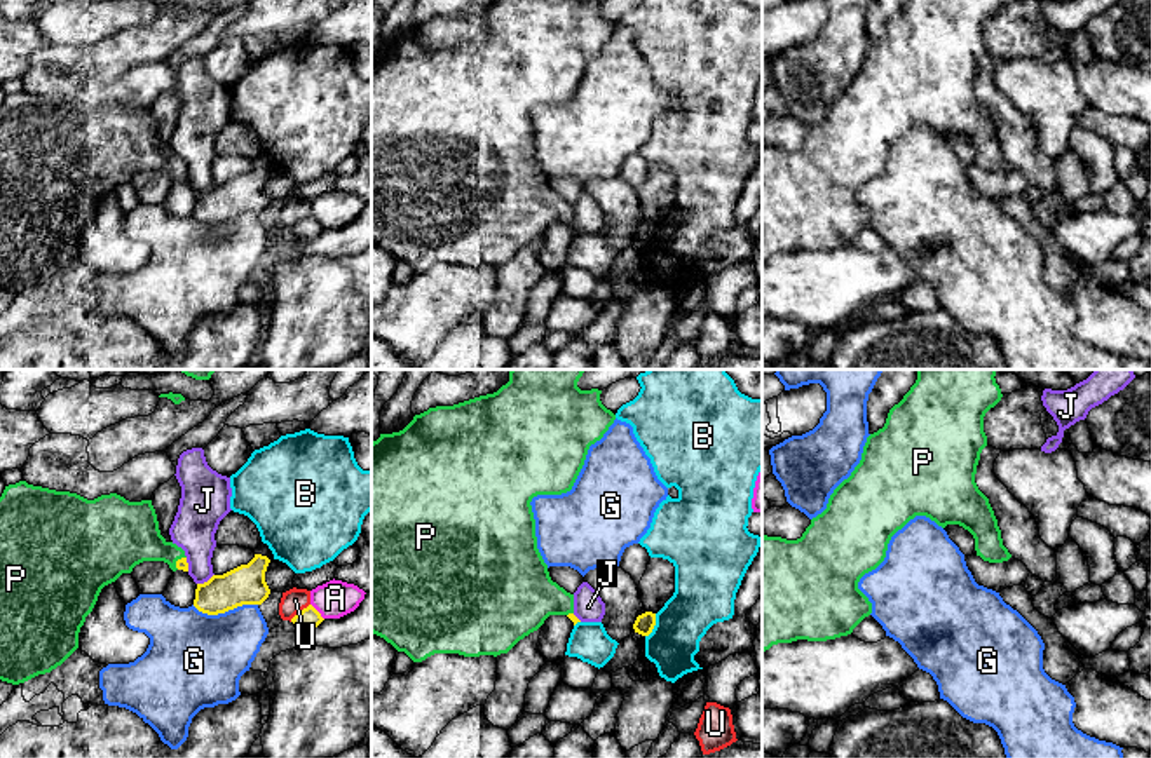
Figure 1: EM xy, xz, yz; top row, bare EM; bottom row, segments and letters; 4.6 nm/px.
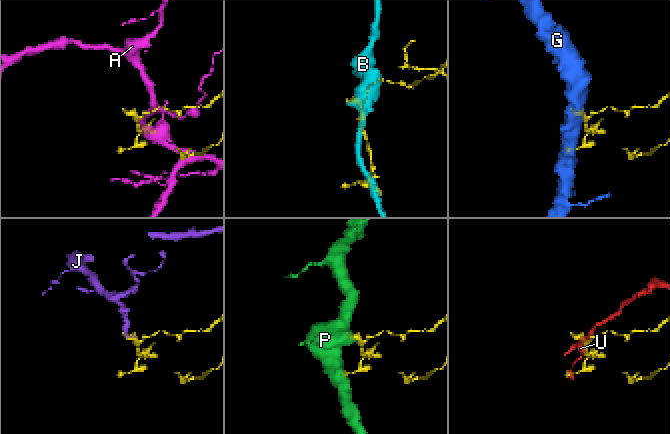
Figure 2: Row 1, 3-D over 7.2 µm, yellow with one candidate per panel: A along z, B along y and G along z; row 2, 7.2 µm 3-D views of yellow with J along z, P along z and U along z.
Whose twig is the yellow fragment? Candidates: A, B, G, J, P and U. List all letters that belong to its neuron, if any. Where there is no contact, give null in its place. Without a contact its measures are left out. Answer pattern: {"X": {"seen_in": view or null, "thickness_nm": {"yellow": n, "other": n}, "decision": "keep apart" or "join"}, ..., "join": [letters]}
{"A": {"seen_in": "xy", "thickness_nm": {"yellow": 100, "other": 170}, "decision": "keep apart"}, "B": {"seen_in": "xz", "thickness_nm": {"yellow": 90, "other": 260}, "decision": "keep apart"}, "G": {"seen_in": "xy", "thickness_nm": {"yellow": 180, "other": 420}, "decision": "keep apart"}, "J": {"seen_in": "xy", "thickness_nm": {"yellow": 180, "other": 200}, "decision": "keep apart"}, "P": {"seen_in": "xy", "thickness_nm": {"yellow": 50, "other": 280}, "decision": "join"}, "U": {"seen_in": "xy", "thickness_nm": {"yellow": 100, "other": 110}, "decision": "keep apart"}, "join": ["P"]}

